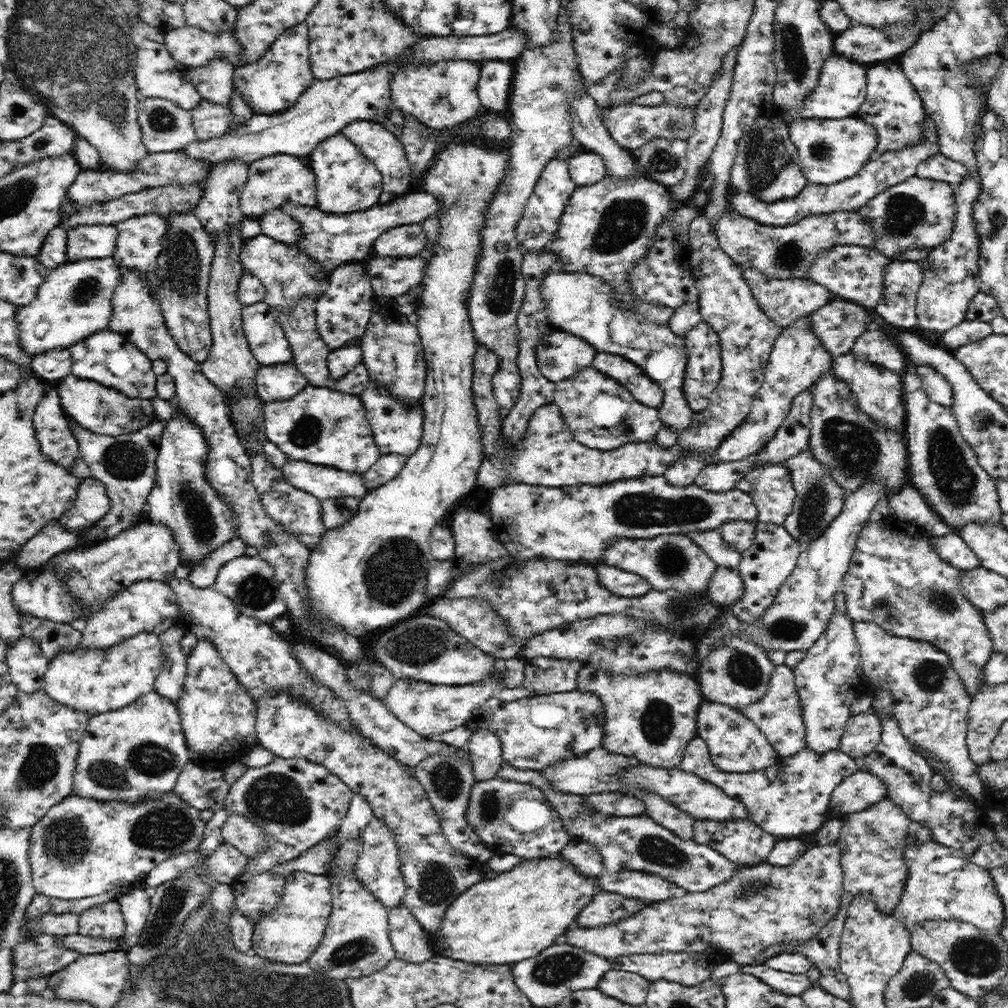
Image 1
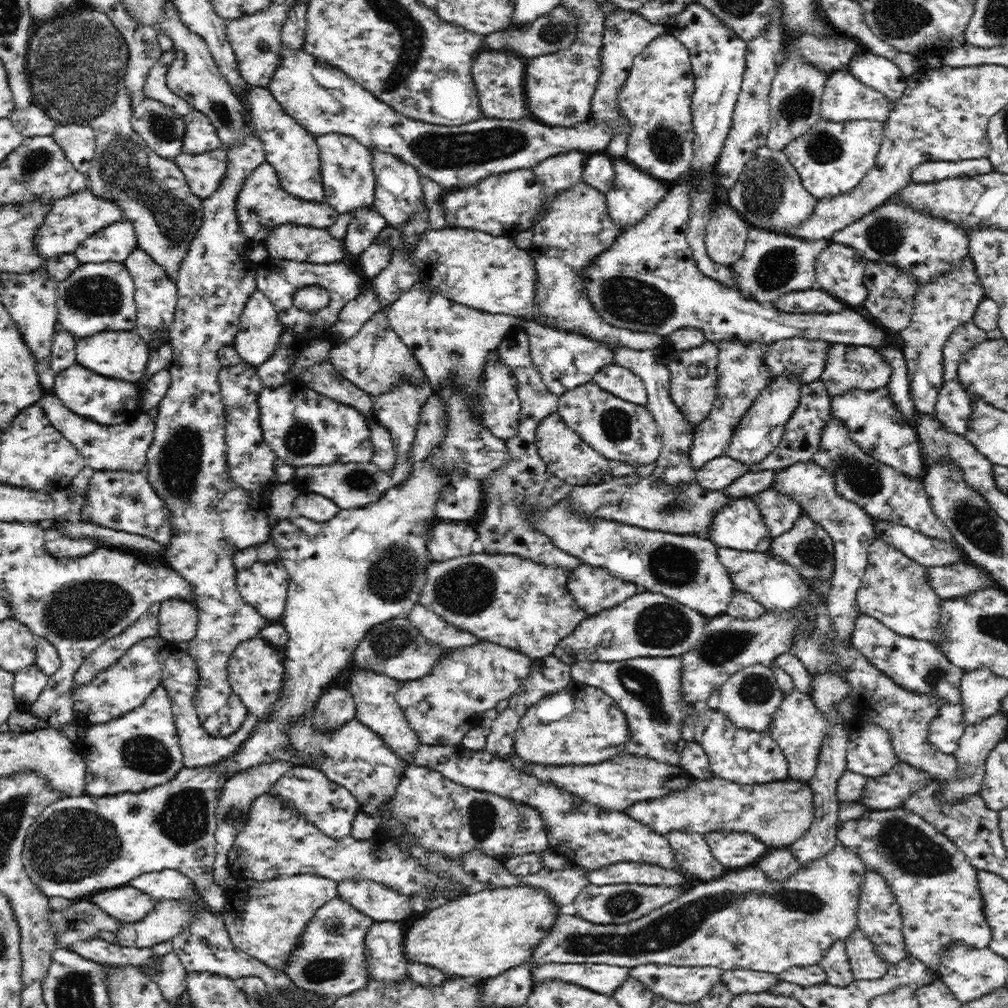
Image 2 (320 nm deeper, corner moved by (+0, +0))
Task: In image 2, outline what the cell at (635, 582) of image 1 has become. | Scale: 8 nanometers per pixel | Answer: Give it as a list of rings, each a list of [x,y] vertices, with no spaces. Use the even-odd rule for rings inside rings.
[[[584,563],[569,572],[568,586],[589,615],[612,608],[641,591],[635,582],[626,582],[605,568]]]

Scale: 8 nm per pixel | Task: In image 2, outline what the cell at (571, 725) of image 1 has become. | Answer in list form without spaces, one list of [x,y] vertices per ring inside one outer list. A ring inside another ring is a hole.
[[[574,679],[560,692],[528,706],[512,736],[512,750],[521,765],[594,765],[622,752],[628,729],[616,701],[598,687]]]

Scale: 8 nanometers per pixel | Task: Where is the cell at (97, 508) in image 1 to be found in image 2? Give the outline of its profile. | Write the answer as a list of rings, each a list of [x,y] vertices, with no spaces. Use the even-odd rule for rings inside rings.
[[[148,467],[136,474],[126,471],[96,471],[90,478],[82,508],[74,519],[104,528],[139,534],[154,539],[163,546],[166,545],[166,542],[170,540],[168,510],[162,506],[162,501],[158,499],[158,496],[155,496],[149,484],[148,474]]]

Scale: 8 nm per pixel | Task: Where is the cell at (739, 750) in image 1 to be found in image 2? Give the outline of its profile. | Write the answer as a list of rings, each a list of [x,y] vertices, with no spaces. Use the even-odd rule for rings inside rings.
[[[707,707],[696,720],[693,739],[703,746],[716,777],[742,785],[771,783],[788,778],[788,763],[768,730],[758,732],[736,726],[725,712]]]

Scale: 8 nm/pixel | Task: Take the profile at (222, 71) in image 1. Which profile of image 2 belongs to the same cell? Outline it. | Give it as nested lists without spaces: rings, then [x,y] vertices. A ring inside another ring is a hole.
[[[172,1],[165,2],[162,15],[156,21],[155,28],[171,38],[173,48],[177,52],[176,60],[171,62],[167,72],[169,89],[191,102],[197,111],[210,118],[224,146],[234,142],[242,132],[242,124],[244,124],[240,115],[240,105],[217,67],[205,38],[190,30],[190,27],[182,21],[180,11]]]

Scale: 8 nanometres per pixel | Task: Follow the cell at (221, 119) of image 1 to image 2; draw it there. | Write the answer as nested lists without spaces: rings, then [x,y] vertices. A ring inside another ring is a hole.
[[[194,109],[192,113],[185,115],[185,123],[183,152],[203,154],[224,146],[218,136],[217,128],[202,112]]]

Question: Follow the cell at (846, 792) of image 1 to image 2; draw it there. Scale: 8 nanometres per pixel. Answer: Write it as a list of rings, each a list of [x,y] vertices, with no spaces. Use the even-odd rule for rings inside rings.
[[[901,761],[887,773],[867,777],[858,802],[870,811],[900,807],[904,798],[924,786],[929,777],[923,770]]]

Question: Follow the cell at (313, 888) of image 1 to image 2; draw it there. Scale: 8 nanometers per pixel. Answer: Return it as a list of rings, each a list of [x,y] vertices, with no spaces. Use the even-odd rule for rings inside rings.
[[[294,874],[287,877],[276,877],[267,881],[248,879],[243,883],[236,883],[234,887],[225,890],[225,908],[222,910],[225,923],[233,943],[252,958],[258,959],[265,966],[276,972],[286,972],[290,964],[290,956],[301,946],[306,929],[314,918],[317,910],[334,899],[338,881],[318,874]],[[246,893],[247,901],[240,900],[239,894]]]

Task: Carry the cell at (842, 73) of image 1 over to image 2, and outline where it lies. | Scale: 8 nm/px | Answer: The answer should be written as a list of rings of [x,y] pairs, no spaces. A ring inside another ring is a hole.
[[[847,68],[829,72],[821,102],[820,114],[822,118],[834,122],[868,119],[885,123],[890,111],[891,106],[884,96],[874,87],[867,86],[858,80]]]

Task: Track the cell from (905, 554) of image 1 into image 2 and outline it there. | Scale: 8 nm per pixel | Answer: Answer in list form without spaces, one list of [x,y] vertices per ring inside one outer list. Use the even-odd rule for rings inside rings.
[[[881,538],[868,544],[866,570],[856,590],[856,602],[860,614],[877,618],[899,636],[927,640],[938,646],[947,643],[942,622],[944,599],[932,586],[931,567],[916,562]]]

